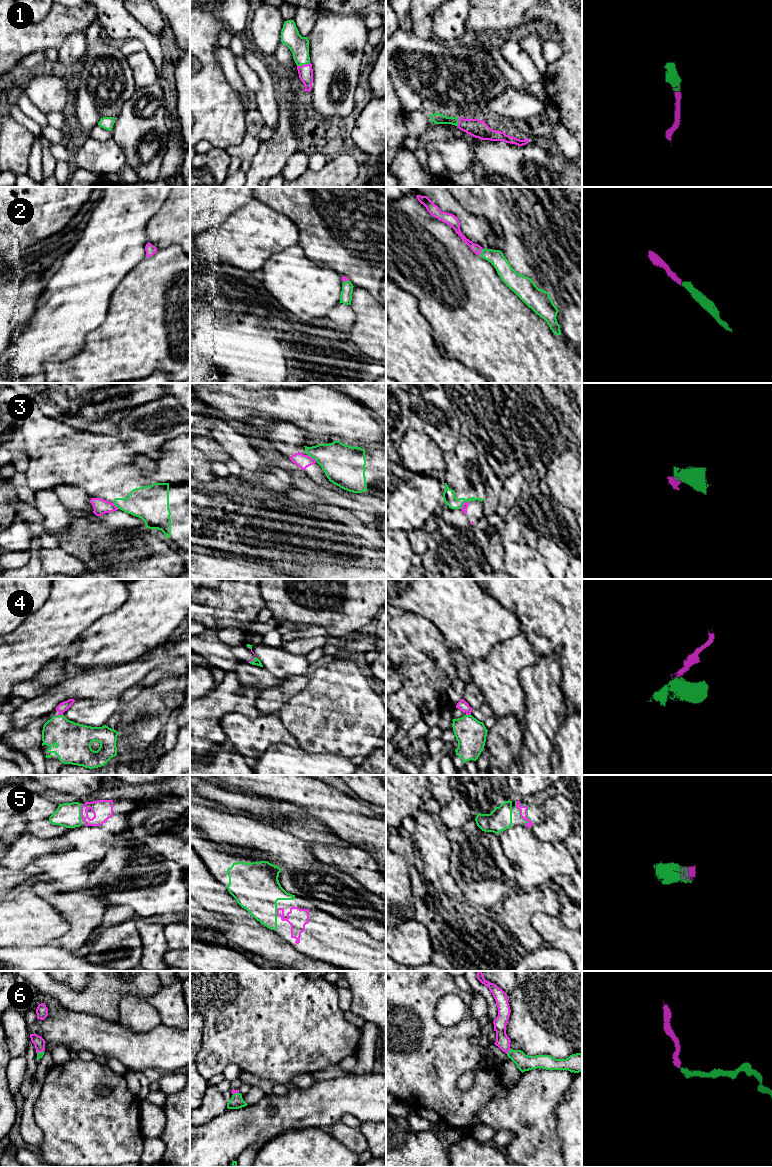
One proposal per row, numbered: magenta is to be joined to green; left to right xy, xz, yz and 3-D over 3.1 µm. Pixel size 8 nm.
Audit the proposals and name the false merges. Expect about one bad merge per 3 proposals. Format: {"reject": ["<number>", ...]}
{"reject": ["3", "4"]}

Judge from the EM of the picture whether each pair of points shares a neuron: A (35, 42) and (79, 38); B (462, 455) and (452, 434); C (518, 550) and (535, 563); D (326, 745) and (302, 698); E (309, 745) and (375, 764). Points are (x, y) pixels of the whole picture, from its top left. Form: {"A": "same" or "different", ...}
{"A": "different", "B": "different", "C": "same", "D": "same", "E": "different"}

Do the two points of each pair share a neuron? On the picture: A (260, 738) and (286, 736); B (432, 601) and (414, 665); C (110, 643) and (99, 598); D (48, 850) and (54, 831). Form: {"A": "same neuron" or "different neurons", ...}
{"A": "same neuron", "B": "different neurons", "C": "different neurons", "D": "different neurons"}

